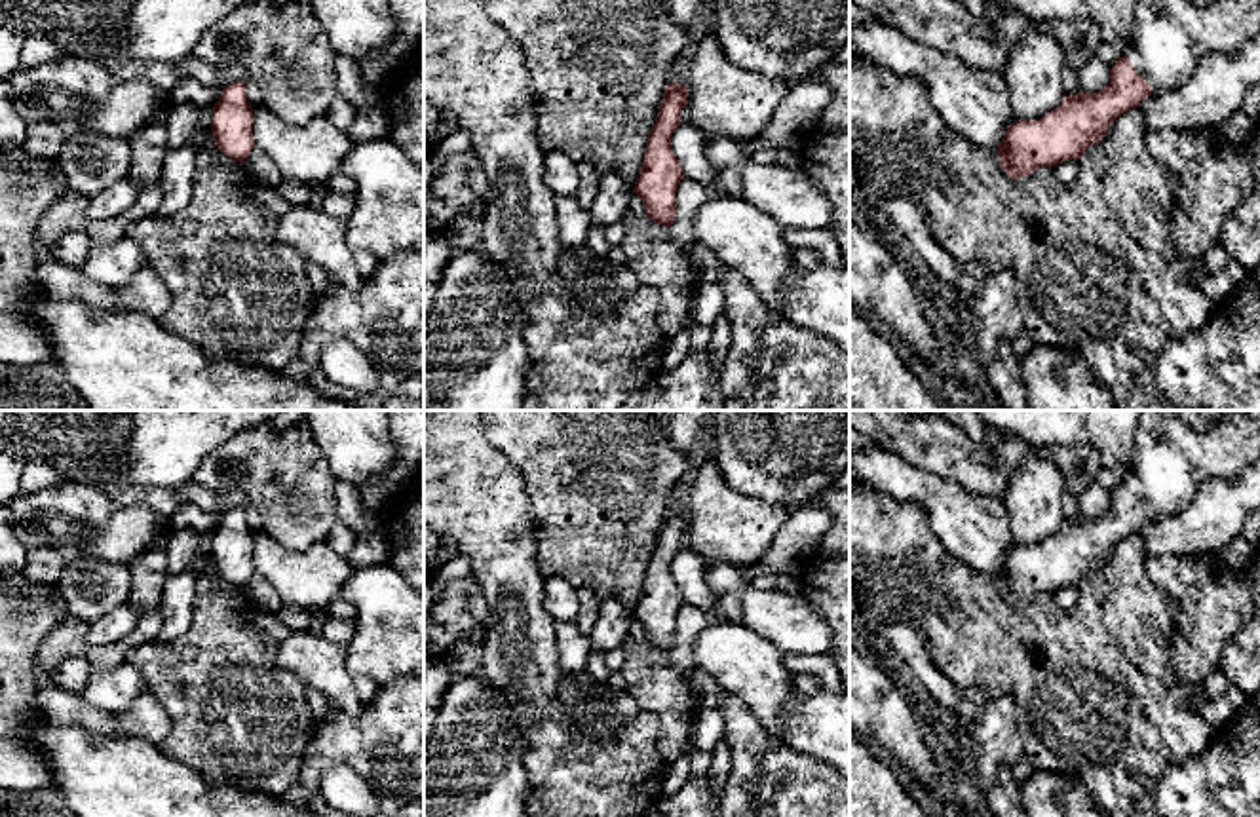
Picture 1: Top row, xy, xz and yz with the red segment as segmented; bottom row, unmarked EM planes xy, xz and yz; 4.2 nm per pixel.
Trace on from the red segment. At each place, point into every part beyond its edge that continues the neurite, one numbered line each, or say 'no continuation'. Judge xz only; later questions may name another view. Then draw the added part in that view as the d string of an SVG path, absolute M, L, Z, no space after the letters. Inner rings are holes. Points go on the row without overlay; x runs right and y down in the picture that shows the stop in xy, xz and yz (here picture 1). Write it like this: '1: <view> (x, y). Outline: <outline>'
no continuation

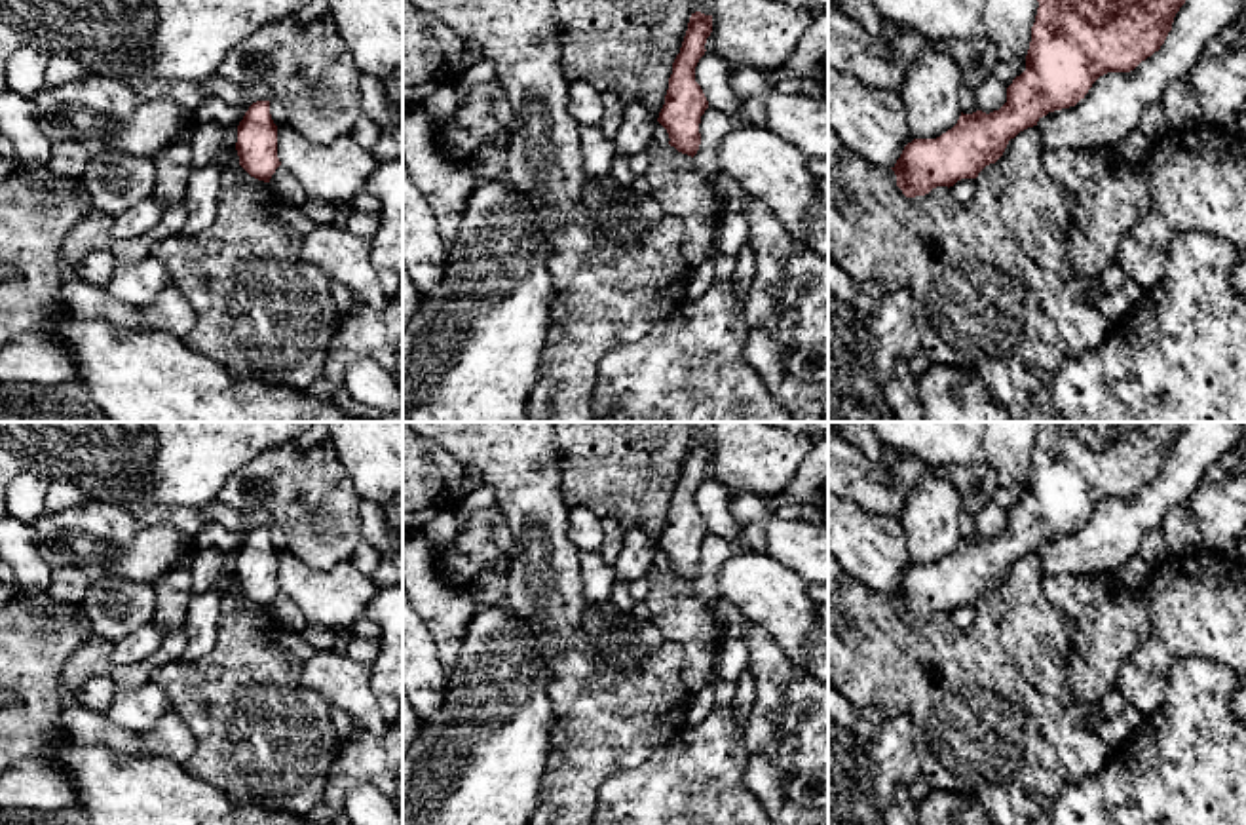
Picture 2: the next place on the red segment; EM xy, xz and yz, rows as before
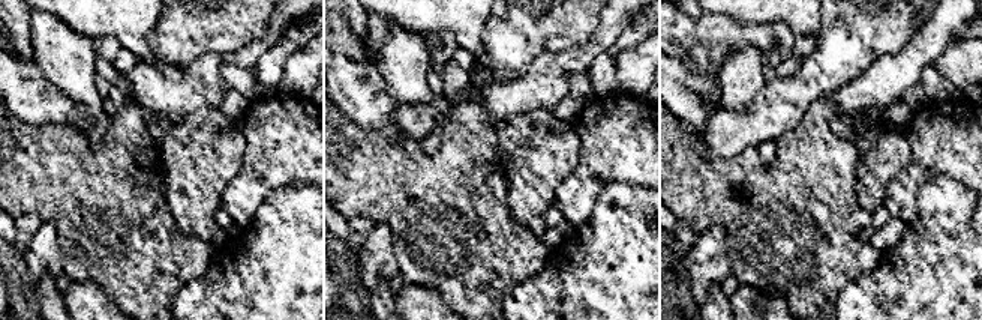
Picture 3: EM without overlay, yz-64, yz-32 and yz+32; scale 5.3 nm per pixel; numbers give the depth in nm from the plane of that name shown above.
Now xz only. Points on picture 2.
no continuation

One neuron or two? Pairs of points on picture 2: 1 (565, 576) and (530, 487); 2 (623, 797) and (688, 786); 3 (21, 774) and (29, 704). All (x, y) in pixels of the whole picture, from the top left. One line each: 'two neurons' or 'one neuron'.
1: one neuron
2: one neuron
3: two neurons

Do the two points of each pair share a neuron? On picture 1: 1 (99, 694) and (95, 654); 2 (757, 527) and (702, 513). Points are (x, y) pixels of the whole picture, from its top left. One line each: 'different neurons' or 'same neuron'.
1: different neurons
2: same neuron

